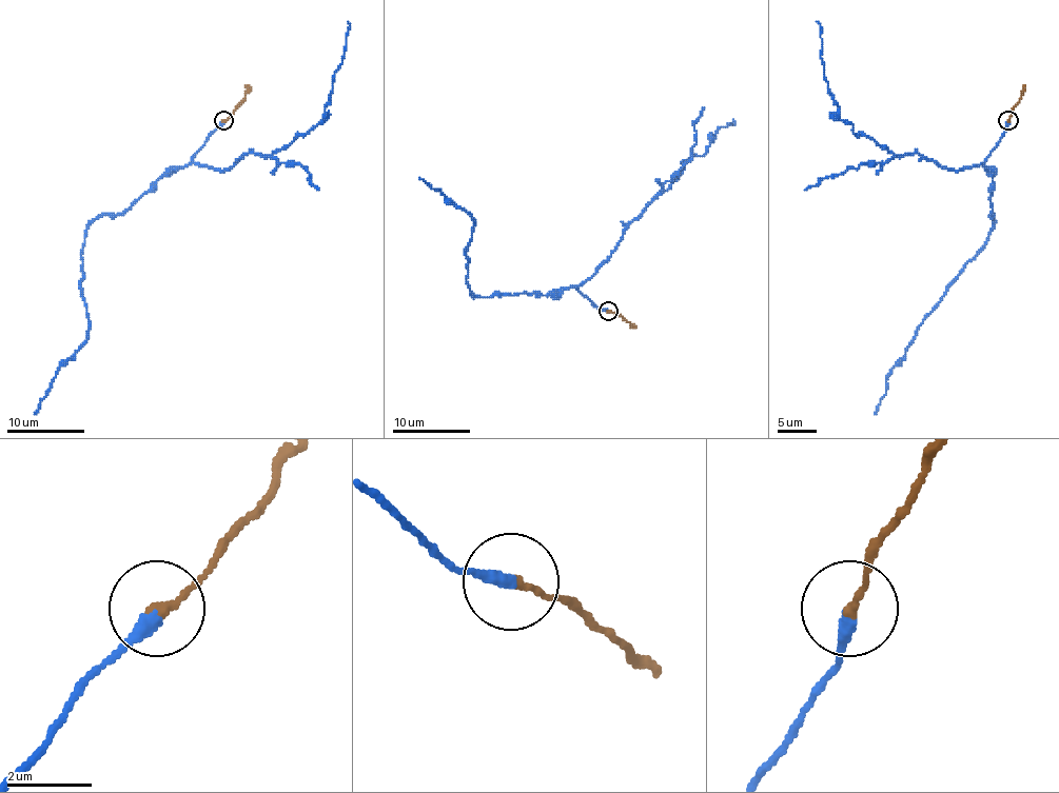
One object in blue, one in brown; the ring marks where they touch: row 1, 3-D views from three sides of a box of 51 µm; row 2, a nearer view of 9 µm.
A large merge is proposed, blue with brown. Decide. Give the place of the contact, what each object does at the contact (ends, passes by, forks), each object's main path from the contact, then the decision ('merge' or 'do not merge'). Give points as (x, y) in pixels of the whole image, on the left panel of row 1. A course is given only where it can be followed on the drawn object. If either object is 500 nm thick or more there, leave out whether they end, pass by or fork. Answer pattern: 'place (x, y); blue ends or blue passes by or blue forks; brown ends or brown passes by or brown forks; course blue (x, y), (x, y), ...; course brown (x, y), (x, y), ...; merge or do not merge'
place (223, 120); blue ends; brown ends; course blue (223, 120), (189, 162), (172, 166), (123, 213), (100, 215), (91, 224), (80, 253), (89, 335), (34, 414); course brown (223, 120), (244, 97), (244, 85); do not merge

